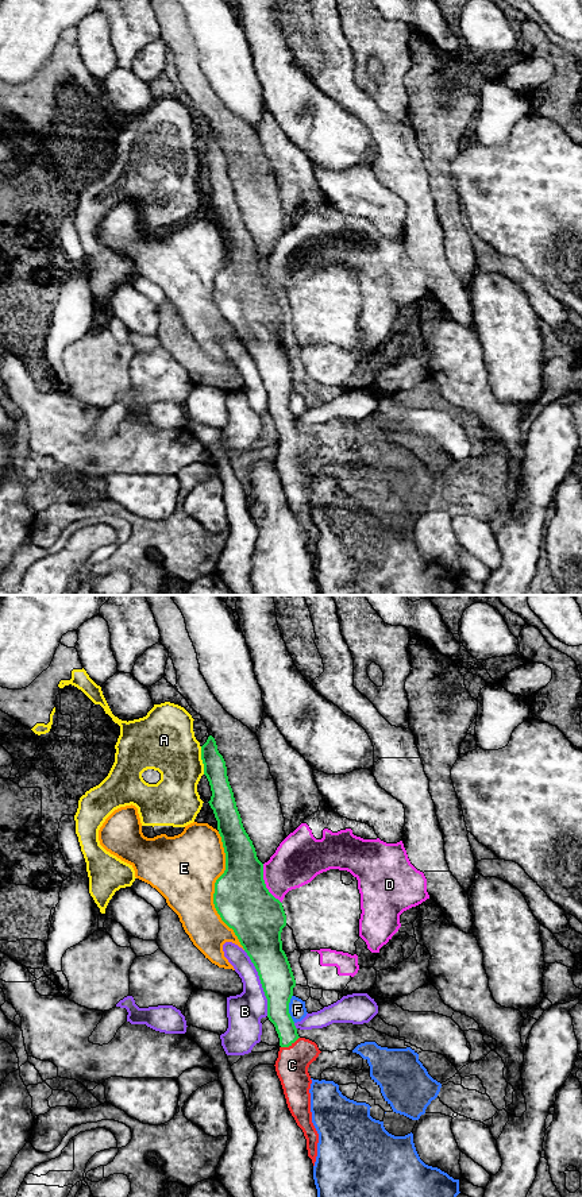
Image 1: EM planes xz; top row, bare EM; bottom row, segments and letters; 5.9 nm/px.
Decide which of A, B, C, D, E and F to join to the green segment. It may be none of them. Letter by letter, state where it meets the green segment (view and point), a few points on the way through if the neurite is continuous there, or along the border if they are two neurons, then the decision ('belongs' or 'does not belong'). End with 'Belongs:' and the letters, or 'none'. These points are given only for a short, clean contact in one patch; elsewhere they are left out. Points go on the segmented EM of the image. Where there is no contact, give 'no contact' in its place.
A: xz (201, 759) | along xz (200, 746), (204, 773) | does not belong
B: xz (261, 983) | does not belong
C: xz (289, 1045) | across xz (278, 1014), (286, 1030), (289, 1045), (292, 1065) | belongs
D: xz (265, 884) | along xz (262, 864), (265, 887), (281, 903) | does not belong
E: xz (215, 891) | does not belong
F: xz (288, 1008) | does not belong
Belongs: C

